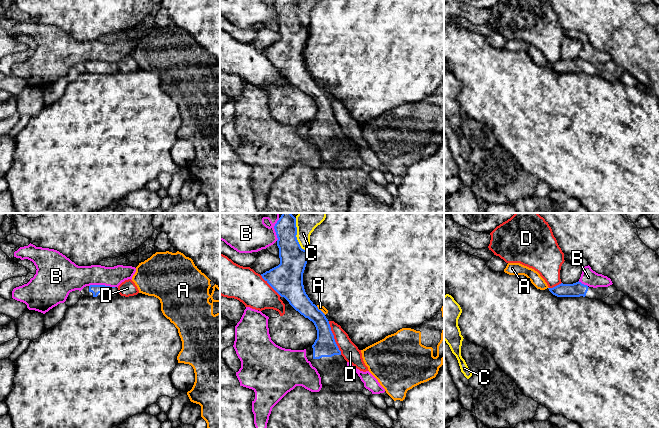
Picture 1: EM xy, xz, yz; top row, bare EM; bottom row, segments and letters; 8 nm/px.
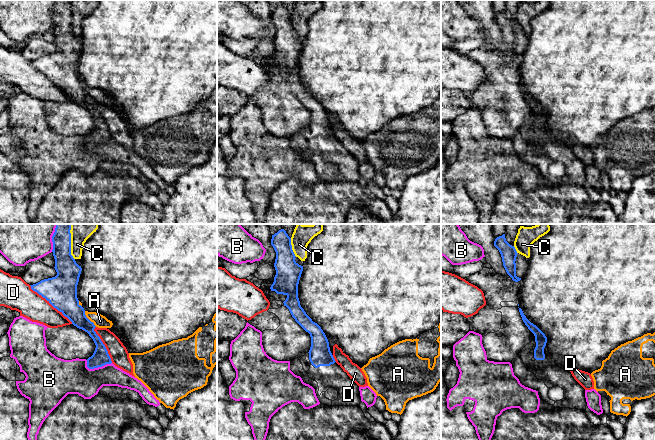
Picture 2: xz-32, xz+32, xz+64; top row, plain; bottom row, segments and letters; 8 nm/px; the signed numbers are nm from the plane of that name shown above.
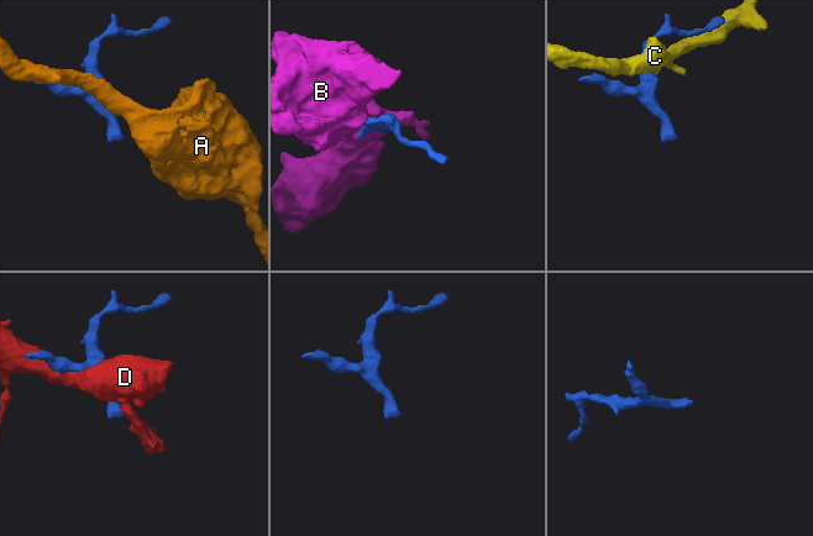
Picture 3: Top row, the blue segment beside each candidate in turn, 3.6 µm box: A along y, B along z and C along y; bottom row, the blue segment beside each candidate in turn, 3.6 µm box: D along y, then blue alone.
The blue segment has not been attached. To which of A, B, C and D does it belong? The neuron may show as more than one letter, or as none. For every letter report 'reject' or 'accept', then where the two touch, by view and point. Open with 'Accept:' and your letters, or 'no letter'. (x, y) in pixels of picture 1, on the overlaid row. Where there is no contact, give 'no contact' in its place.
Accept: no letter
A: reject; contact xz (320, 310)
B: reject; contact xy (102, 285)
C: reject; contact xz (296, 234)
D: reject; contact xz (333, 338)

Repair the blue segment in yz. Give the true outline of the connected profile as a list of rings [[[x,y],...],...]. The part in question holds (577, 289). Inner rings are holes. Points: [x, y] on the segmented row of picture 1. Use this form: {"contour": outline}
{"contour": [[[578,281],[573,284],[561,283],[548,289],[557,297],[583,296],[589,299],[602,300],[607,305],[617,305],[625,296],[625,294],[622,291],[618,291],[613,284],[608,287],[593,288]]]}

